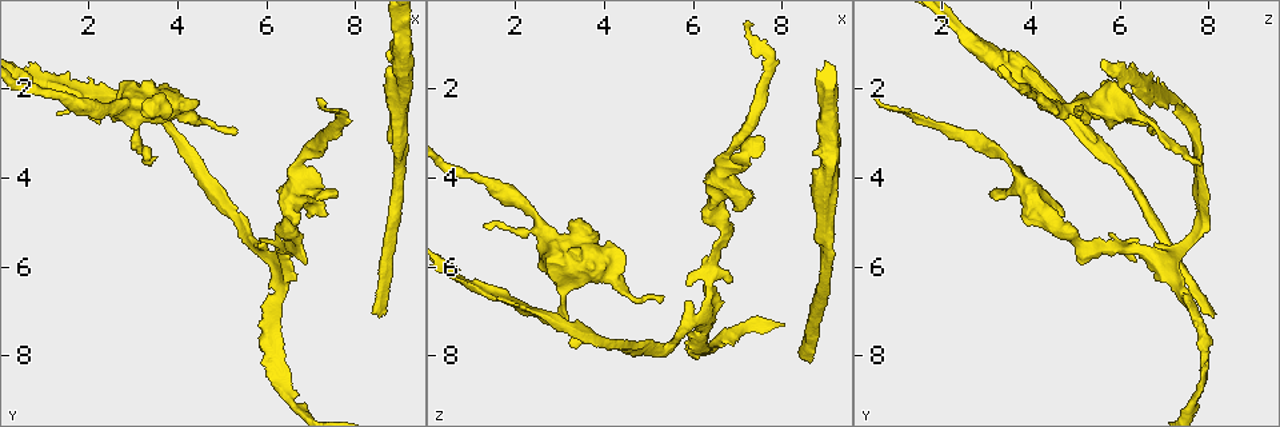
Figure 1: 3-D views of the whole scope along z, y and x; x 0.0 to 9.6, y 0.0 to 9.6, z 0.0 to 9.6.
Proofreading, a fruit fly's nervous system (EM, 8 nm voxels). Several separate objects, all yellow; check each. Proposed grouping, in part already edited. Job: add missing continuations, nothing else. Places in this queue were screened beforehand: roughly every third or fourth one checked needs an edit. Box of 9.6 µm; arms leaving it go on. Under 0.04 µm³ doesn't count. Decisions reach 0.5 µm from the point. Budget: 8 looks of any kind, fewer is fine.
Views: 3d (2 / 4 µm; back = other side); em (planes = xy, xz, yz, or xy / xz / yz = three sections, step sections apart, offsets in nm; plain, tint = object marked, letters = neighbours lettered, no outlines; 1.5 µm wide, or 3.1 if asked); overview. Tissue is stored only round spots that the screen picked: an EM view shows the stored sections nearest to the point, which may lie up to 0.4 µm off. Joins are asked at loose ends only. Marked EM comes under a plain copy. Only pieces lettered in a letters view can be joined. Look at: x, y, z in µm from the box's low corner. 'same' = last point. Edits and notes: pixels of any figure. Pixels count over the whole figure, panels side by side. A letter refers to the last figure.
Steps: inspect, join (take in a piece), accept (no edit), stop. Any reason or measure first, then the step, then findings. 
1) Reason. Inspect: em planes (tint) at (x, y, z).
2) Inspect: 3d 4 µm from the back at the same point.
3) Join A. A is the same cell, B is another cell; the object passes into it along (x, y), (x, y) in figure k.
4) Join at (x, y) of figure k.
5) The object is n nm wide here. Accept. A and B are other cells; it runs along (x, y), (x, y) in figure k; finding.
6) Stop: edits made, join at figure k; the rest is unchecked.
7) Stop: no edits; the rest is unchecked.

An open end. Inspect: em planes (letters) at (7.25, 4.90, 4.45).

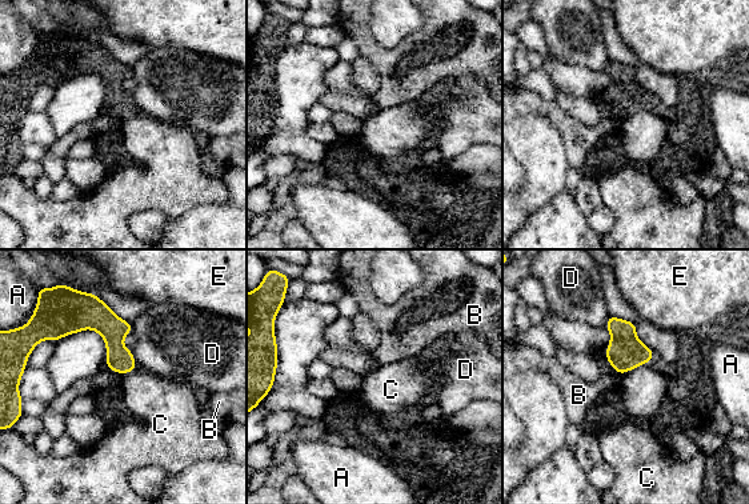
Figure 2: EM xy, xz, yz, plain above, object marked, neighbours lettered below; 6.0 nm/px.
The object is 160 nm wide here. Accept. A, B, C, D and E are other cells; a border runs along (648, 363), (641, 363), (621, 375) in figure 2; no lettered piece goes on from it.

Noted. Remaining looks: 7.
Branch stops here. Inspect: 3d 2 µm at (8.60, 7.10, 8.10).

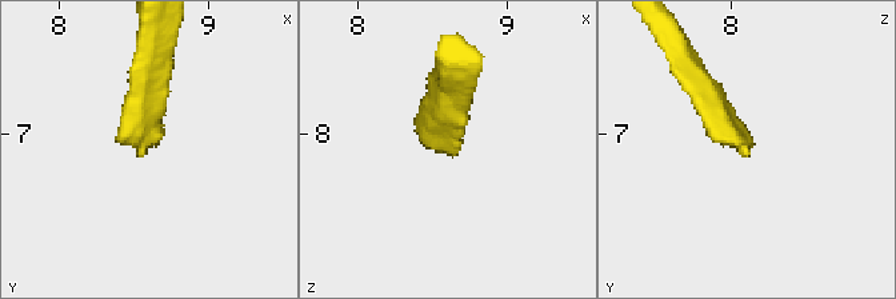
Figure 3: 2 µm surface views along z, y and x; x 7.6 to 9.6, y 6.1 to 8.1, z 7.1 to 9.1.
Inspect: em 3.1 µm xz step 8 (tint) at (8.58, 7.12, 8.12).

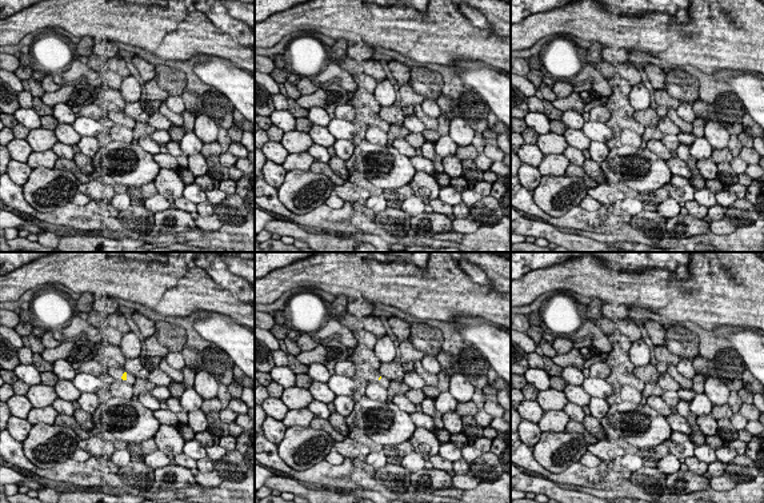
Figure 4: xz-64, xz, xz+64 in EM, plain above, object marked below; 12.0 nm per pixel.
Cut it another way. Inspect: em 3.1 µm planes (letters) at the same point.

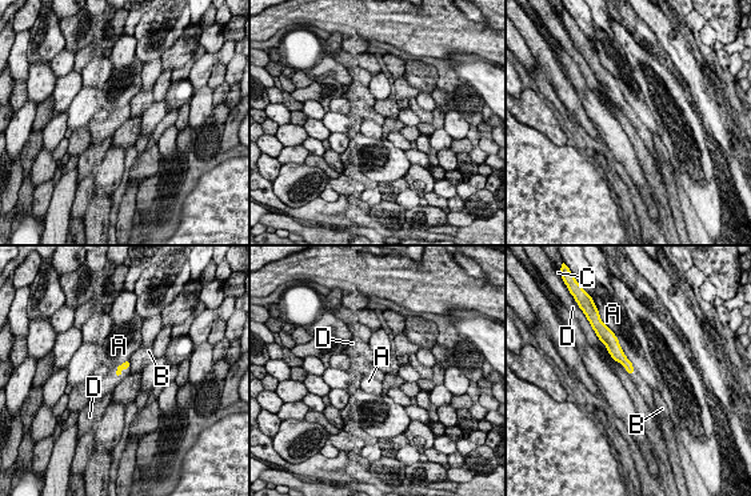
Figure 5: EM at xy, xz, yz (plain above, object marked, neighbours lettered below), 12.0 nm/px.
Accept. A, B, C and D are other cells; a border runs along (612, 332), (623, 354), (634, 367) in figure 5; no lettered piece goes on from it.

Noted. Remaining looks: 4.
Inspect: 3d 4 µm at (3.45, 3.65, 7.80).

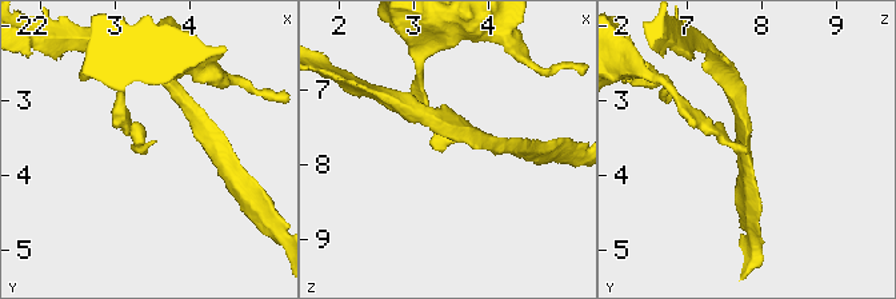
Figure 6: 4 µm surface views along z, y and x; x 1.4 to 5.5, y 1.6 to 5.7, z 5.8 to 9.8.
Need the tissue. Inspect: em planes (letters) at (3.40, 3.65, 7.85).

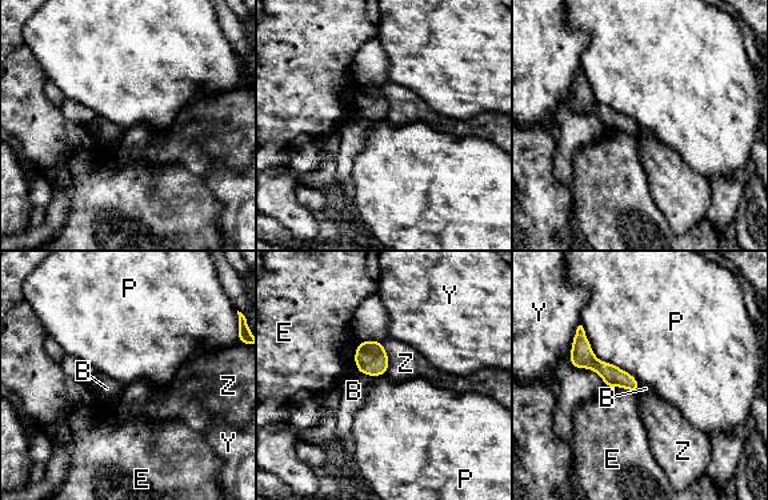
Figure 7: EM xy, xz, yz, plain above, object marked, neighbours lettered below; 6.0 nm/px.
The longest contact is with P, 500 nm. Accept. B, E, P, Y and Z are other cells; no lettered piece goes on from it.

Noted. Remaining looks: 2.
Stop: no edits; the rest is unchecked.

